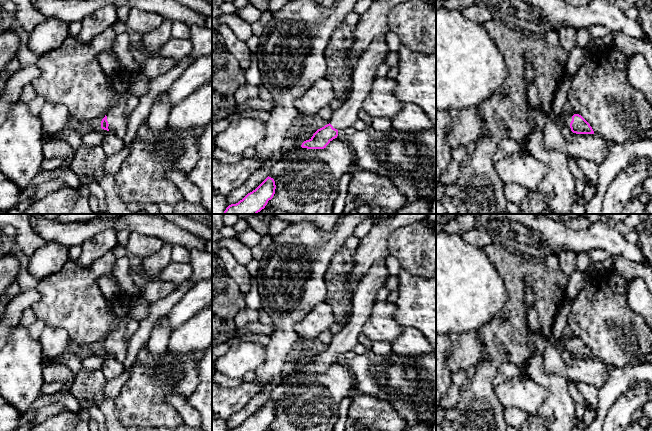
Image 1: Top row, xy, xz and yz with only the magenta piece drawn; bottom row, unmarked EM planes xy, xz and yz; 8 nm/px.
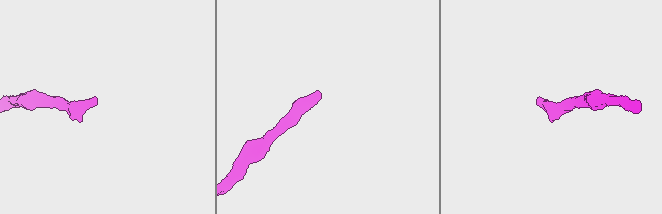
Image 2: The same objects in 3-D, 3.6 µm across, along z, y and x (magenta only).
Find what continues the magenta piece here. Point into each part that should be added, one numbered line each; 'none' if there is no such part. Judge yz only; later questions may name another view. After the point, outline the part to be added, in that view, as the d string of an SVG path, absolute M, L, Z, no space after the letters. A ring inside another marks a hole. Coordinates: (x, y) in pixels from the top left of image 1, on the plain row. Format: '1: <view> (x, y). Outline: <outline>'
1: yz (566, 340). Outline: M568 335L568 336L563 336L561 341L563 343L563 345L566 347L566 348L570 348L571 345L572 345L572 340L573 340L573 336L572 335Z

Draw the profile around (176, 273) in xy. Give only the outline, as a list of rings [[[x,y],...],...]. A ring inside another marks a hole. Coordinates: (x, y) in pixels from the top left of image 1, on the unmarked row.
[[[171,262],[163,270],[158,272],[155,276],[147,275],[143,270],[136,271],[130,269],[130,276],[132,277],[135,286],[139,289],[140,294],[144,286],[152,281],[165,281],[173,284],[180,284],[192,276],[193,269],[190,264]]]

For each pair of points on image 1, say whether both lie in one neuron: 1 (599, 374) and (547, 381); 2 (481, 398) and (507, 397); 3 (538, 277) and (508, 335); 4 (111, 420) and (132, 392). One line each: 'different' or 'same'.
1: different
2: different
3: same
4: different

